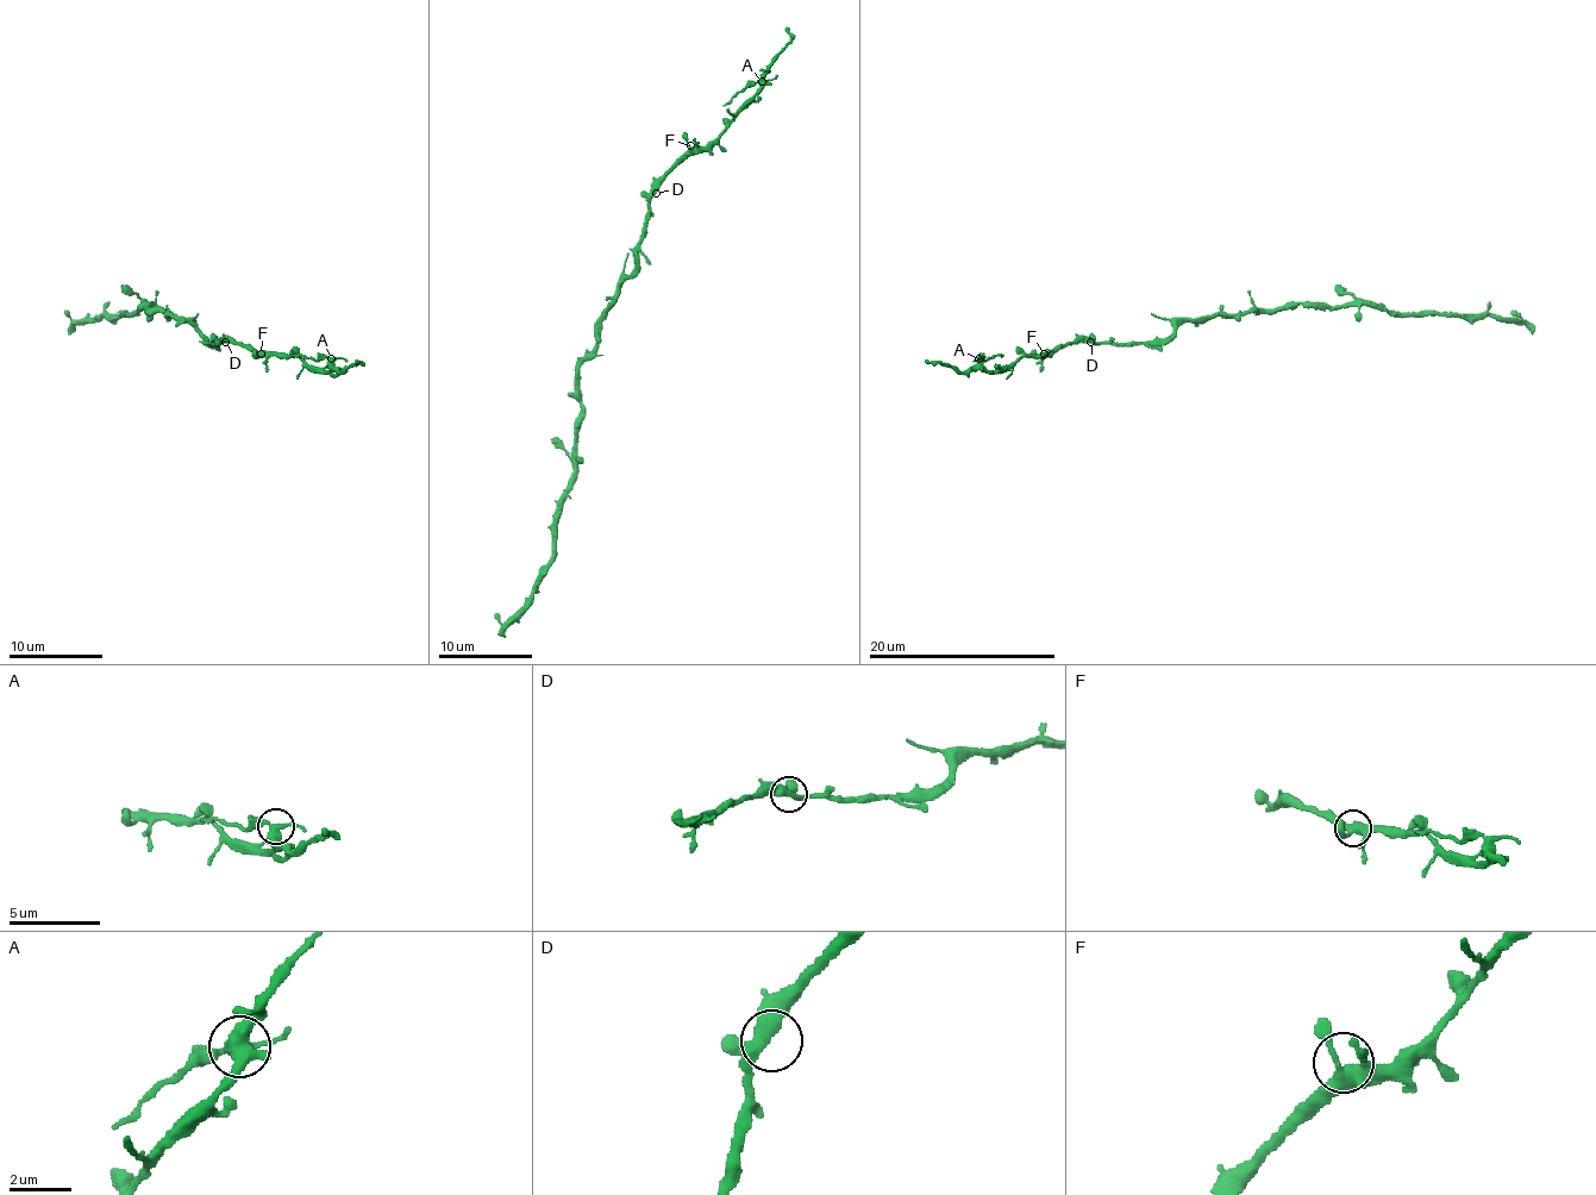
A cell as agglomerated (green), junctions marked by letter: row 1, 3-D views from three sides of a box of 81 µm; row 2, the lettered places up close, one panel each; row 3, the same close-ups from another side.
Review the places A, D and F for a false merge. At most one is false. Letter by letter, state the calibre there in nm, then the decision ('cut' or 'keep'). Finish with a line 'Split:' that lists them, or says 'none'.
A: 340 nm thick; cut
D: 360 nm thick; keep
F: 400 nm thick; keep
Split: A

